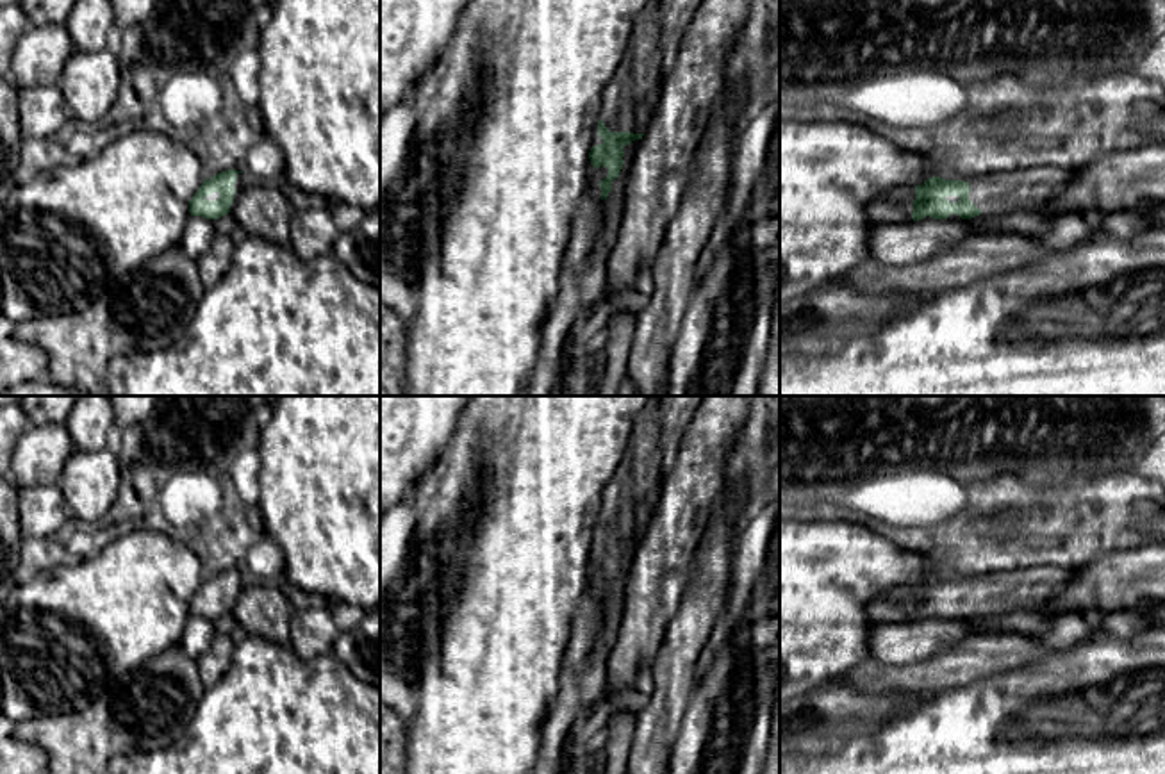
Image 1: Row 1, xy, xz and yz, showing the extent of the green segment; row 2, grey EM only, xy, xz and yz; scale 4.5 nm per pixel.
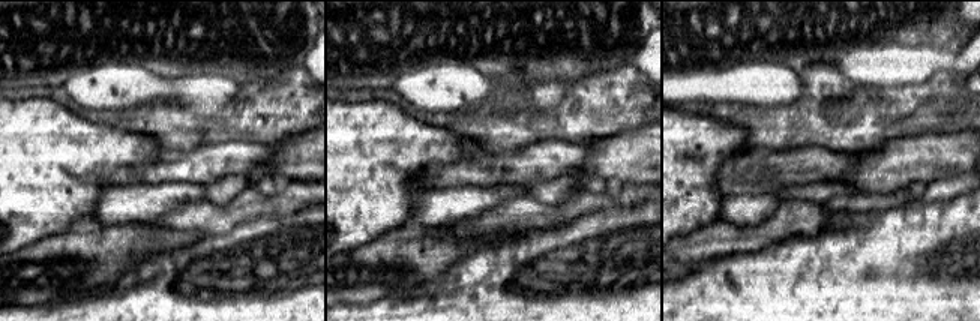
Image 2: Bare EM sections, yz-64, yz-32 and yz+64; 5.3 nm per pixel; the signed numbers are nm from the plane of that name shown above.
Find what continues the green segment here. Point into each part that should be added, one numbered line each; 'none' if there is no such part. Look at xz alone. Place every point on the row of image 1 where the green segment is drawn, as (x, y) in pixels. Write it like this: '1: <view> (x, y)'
1: xz (630, 97)
2: xz (600, 173)

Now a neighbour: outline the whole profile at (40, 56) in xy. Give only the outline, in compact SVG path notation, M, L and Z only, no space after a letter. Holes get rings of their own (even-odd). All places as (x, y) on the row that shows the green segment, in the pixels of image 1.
M64 23L29 27L16 43L11 80L16 87L52 86L75 52Z

